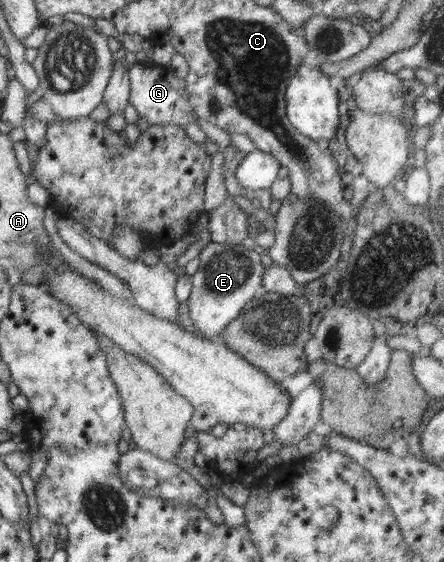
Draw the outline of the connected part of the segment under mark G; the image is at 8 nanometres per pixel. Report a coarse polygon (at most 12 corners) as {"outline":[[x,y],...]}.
{"outline":[[135,62],[129,102],[150,125],[200,120],[169,65]]}

